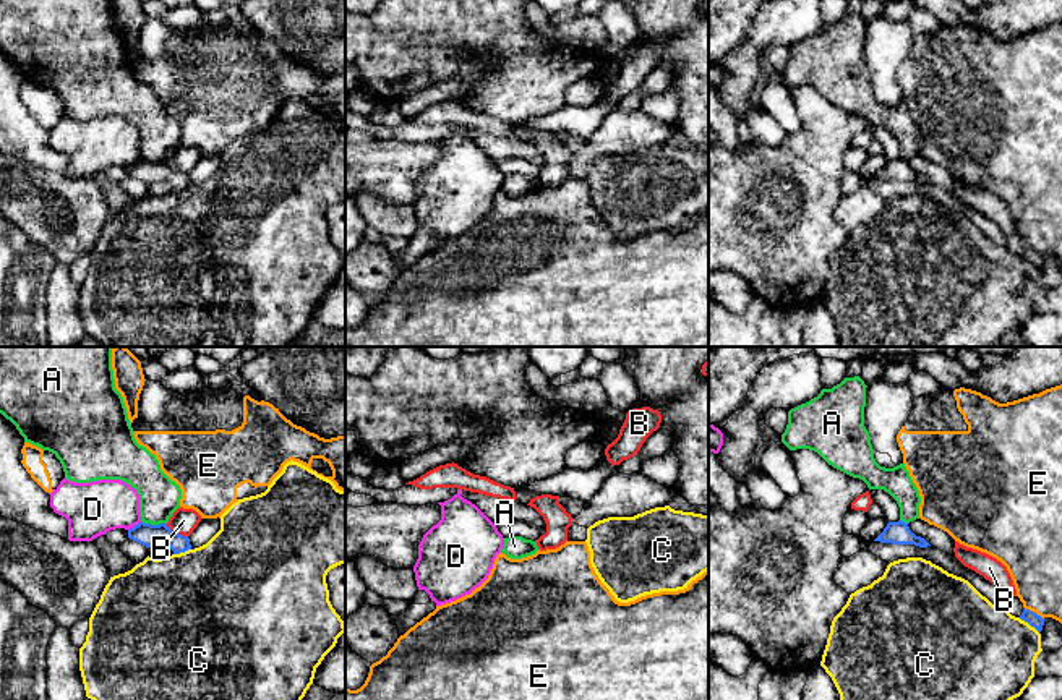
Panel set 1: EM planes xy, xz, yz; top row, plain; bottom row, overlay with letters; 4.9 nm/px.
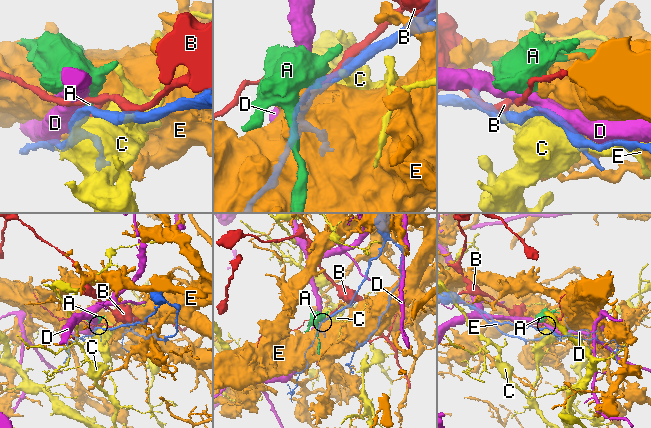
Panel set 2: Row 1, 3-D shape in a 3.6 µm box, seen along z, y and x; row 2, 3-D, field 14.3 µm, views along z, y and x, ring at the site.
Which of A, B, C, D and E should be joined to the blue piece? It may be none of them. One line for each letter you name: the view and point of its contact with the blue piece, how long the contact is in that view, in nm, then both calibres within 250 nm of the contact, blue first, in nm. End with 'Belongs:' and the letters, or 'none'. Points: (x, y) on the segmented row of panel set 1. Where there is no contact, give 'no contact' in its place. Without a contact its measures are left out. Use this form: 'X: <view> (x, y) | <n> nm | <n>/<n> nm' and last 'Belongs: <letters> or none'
Belongs: none

